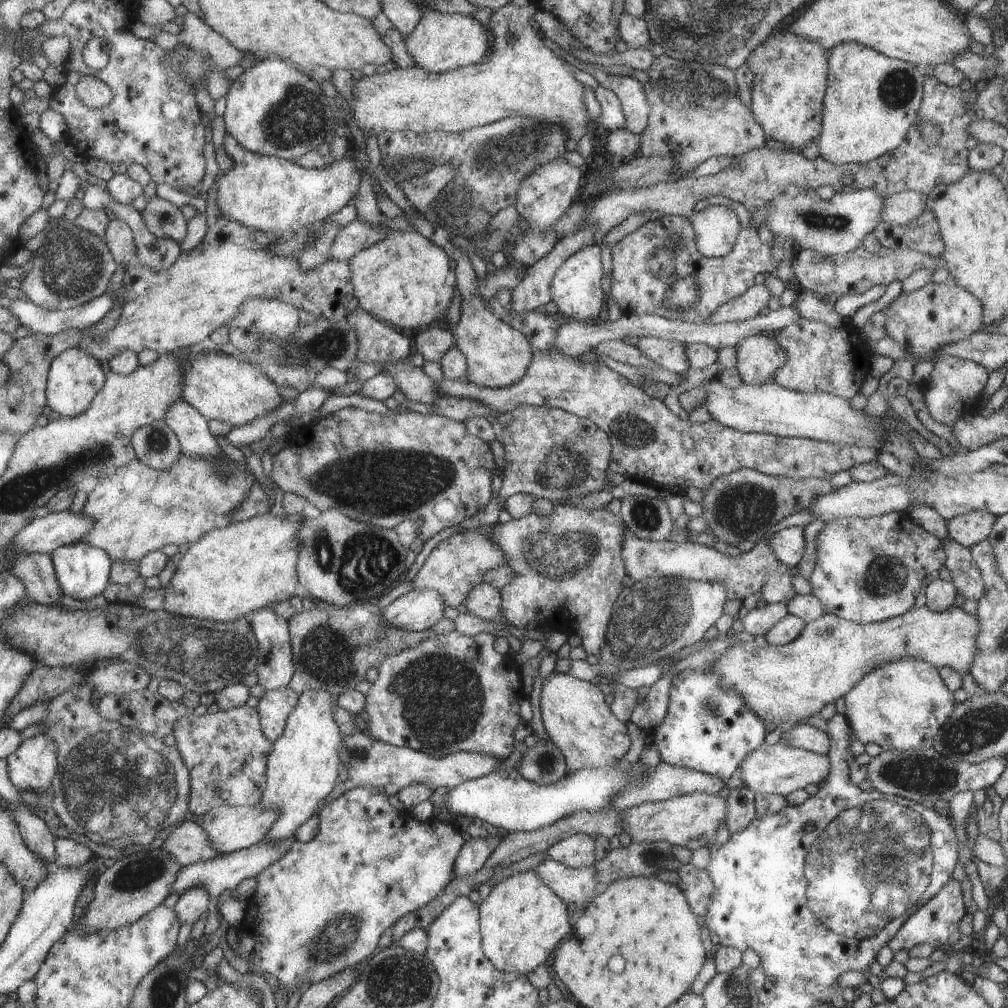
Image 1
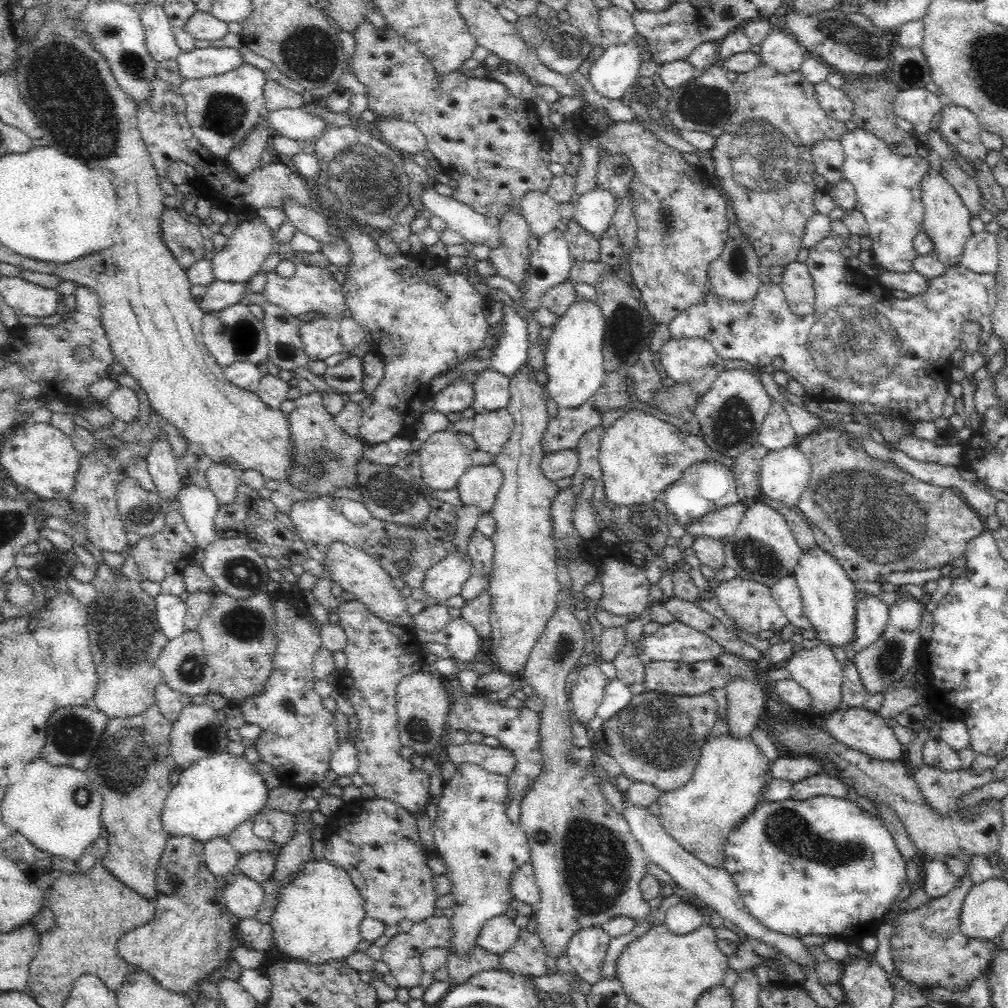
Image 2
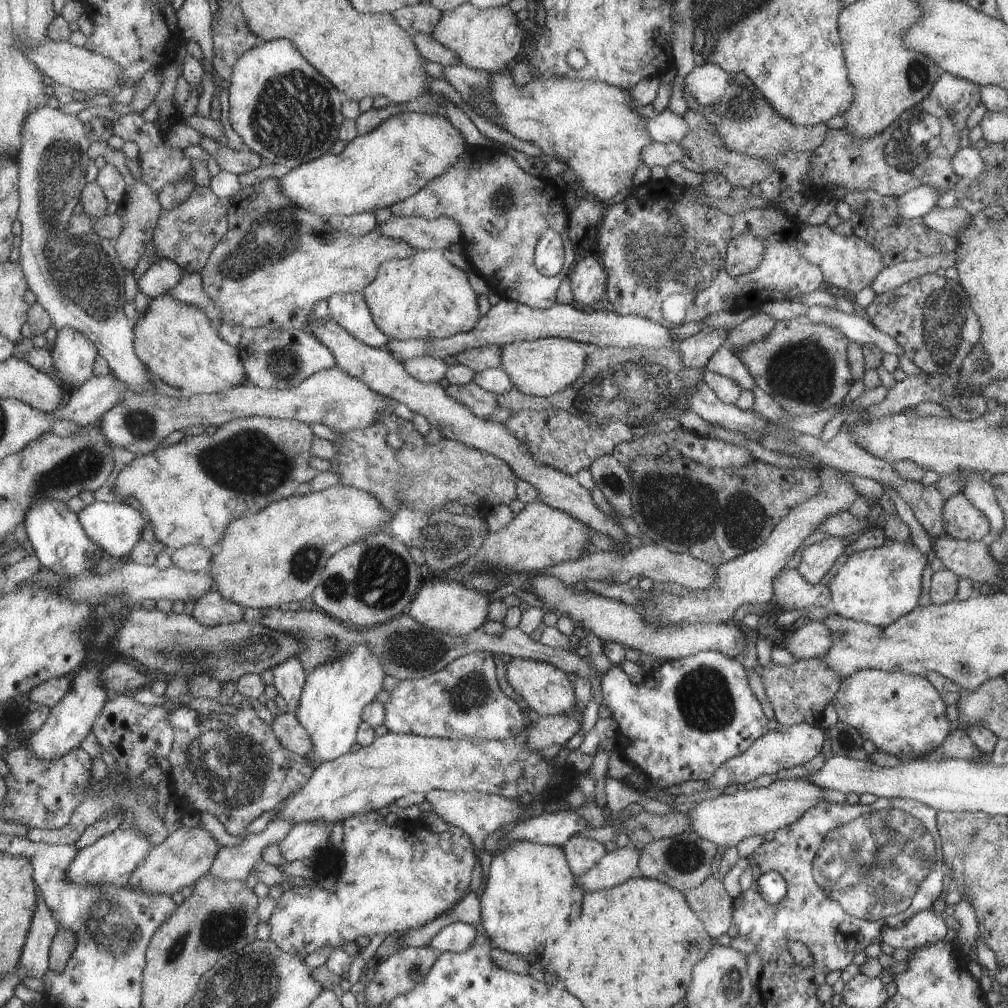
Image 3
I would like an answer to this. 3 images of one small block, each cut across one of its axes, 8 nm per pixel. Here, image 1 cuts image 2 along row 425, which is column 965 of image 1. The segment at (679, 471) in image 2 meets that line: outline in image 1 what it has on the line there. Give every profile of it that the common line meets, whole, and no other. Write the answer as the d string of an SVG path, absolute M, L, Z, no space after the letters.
M925 606L905 612L903 615L872 624L858 624L824 613L820 618L804 624L803 631L785 645L756 646L737 643L727 647L709 663L705 670L718 675L717 685L721 691L736 693L745 709L767 724L771 730L789 731L804 719L818 715L822 708L836 698L843 697L867 672L887 662L902 657L919 657L936 668L953 668L960 674L968 672L977 651L978 620L965 613L961 607L951 607L942 612L930 612Z

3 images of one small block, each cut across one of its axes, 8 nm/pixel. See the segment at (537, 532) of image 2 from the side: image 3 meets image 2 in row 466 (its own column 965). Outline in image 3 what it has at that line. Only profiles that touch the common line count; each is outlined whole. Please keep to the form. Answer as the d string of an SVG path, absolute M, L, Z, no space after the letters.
M960 493L944 500L941 520L947 535L959 541L981 541L990 533L989 518Z

